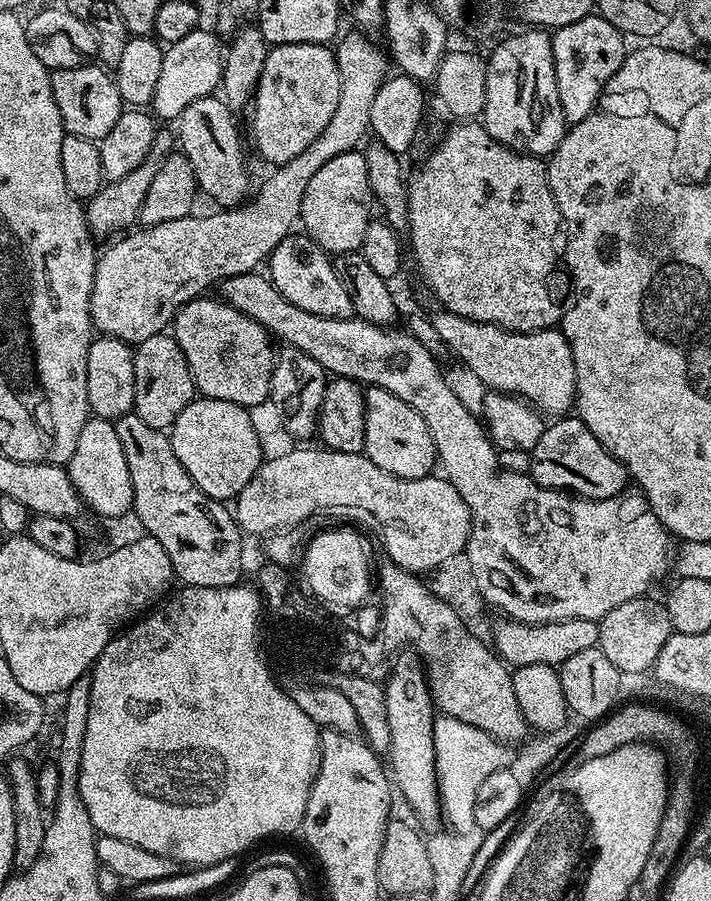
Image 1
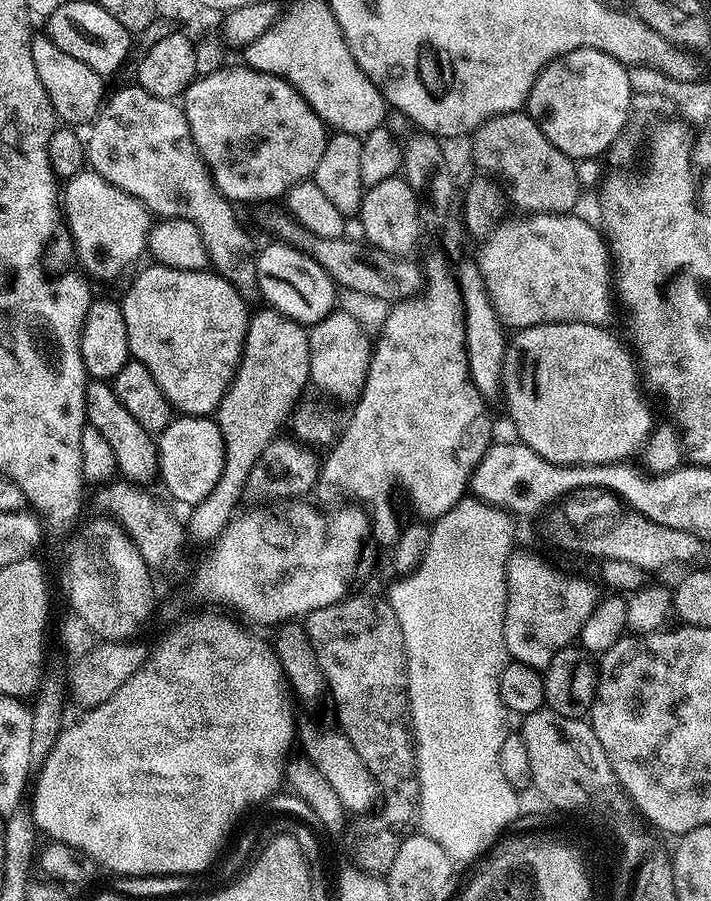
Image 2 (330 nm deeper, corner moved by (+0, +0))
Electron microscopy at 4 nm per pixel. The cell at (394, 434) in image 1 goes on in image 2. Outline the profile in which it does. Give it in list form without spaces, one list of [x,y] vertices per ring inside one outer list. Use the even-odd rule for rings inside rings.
[[[333,310],[329,316],[311,325],[308,333],[310,342],[310,380],[313,385],[329,392],[329,397],[338,396],[349,402],[360,398],[360,392],[368,377],[368,363],[374,351],[373,341],[368,340],[364,328],[348,312]]]

